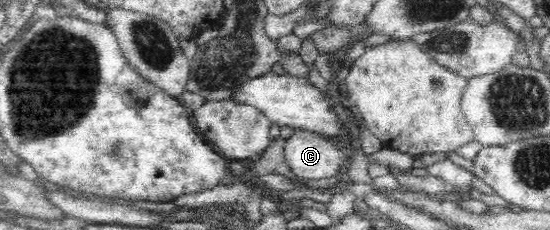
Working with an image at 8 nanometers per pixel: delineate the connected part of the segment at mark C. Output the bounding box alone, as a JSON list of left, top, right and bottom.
[285,129,349,180]

